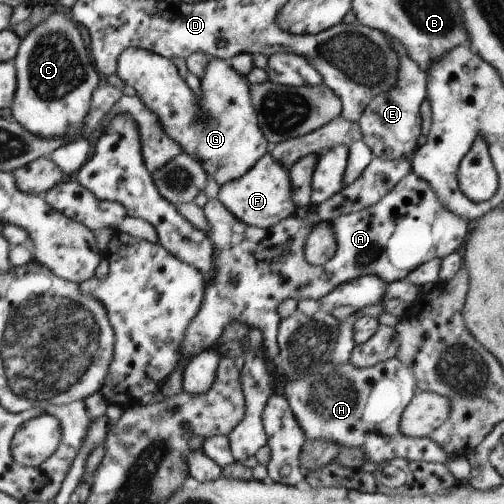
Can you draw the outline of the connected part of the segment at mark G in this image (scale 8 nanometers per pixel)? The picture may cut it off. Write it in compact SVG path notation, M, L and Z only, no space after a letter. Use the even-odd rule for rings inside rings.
M131 47L123 52L118 60L116 74L134 88L139 98L145 101L145 106L149 110L153 110L159 116L165 132L183 148L183 152L187 152L193 158L199 158L203 162L205 170L221 186L243 178L272 148L268 137L265 136L264 129L259 124L249 82L226 59L213 58L205 70L205 76L200 77L203 98L197 98L193 94L192 88L189 88L187 81L179 76L179 70L170 58L147 49Z

